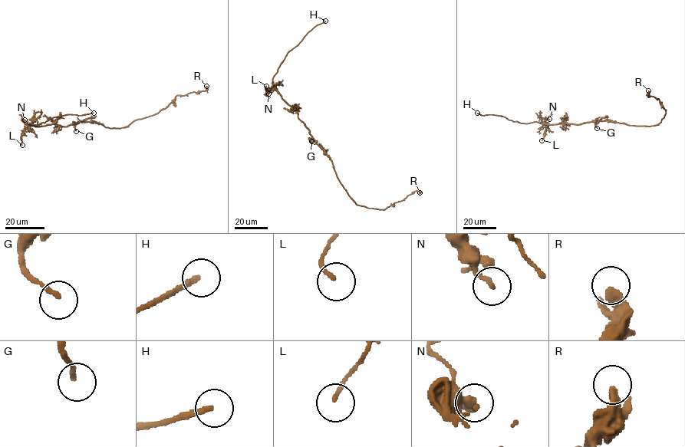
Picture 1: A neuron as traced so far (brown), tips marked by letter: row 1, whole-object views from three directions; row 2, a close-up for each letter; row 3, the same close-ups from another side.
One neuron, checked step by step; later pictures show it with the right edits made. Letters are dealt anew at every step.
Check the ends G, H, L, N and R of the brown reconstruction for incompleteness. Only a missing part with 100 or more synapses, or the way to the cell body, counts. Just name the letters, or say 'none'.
H

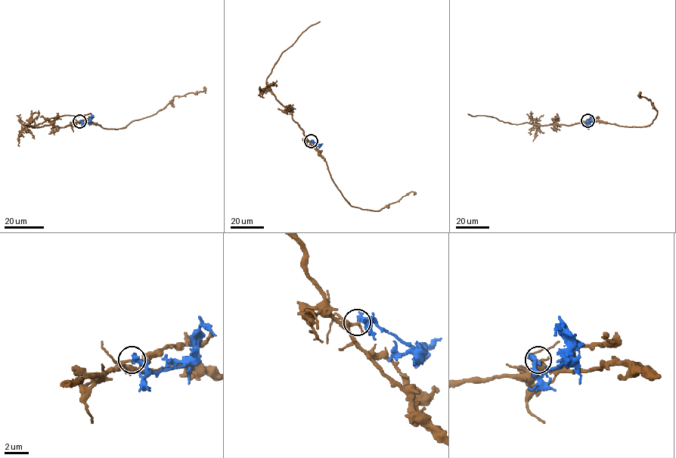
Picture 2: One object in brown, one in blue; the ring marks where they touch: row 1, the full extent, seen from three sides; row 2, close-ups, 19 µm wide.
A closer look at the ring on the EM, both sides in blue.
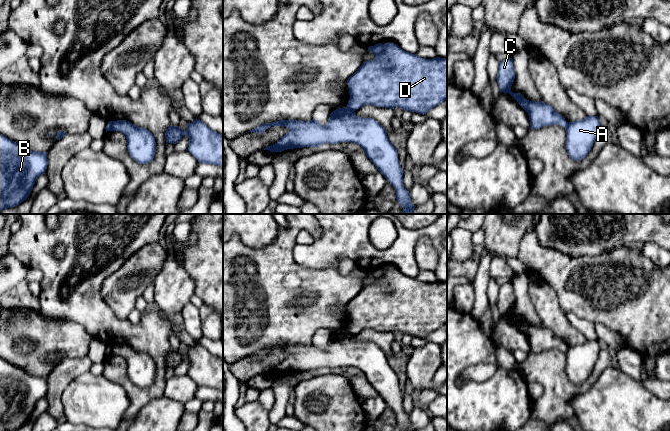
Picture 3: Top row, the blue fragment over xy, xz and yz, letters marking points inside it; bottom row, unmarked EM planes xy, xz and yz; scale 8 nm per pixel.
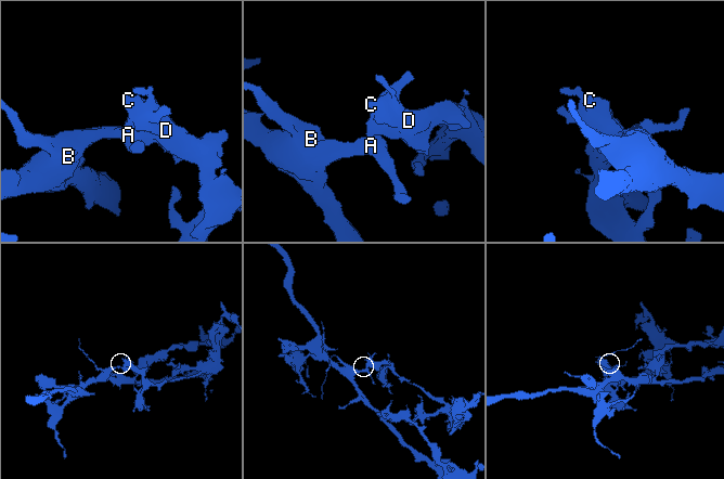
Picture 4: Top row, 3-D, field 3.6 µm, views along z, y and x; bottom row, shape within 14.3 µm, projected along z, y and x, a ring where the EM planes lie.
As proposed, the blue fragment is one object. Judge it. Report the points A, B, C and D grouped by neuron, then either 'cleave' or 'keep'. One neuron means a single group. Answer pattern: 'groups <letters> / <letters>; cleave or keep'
groups A B / C D; cleave

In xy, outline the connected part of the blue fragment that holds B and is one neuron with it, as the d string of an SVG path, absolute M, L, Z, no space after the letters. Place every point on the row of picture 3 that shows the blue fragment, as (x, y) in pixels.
M0 134L0 212L18 206L29 197L36 179L45 174L47 154L48 152L29 150Z

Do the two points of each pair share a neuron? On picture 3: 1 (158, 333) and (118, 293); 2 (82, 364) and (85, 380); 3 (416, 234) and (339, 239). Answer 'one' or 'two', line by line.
1: two
2: two
3: one

